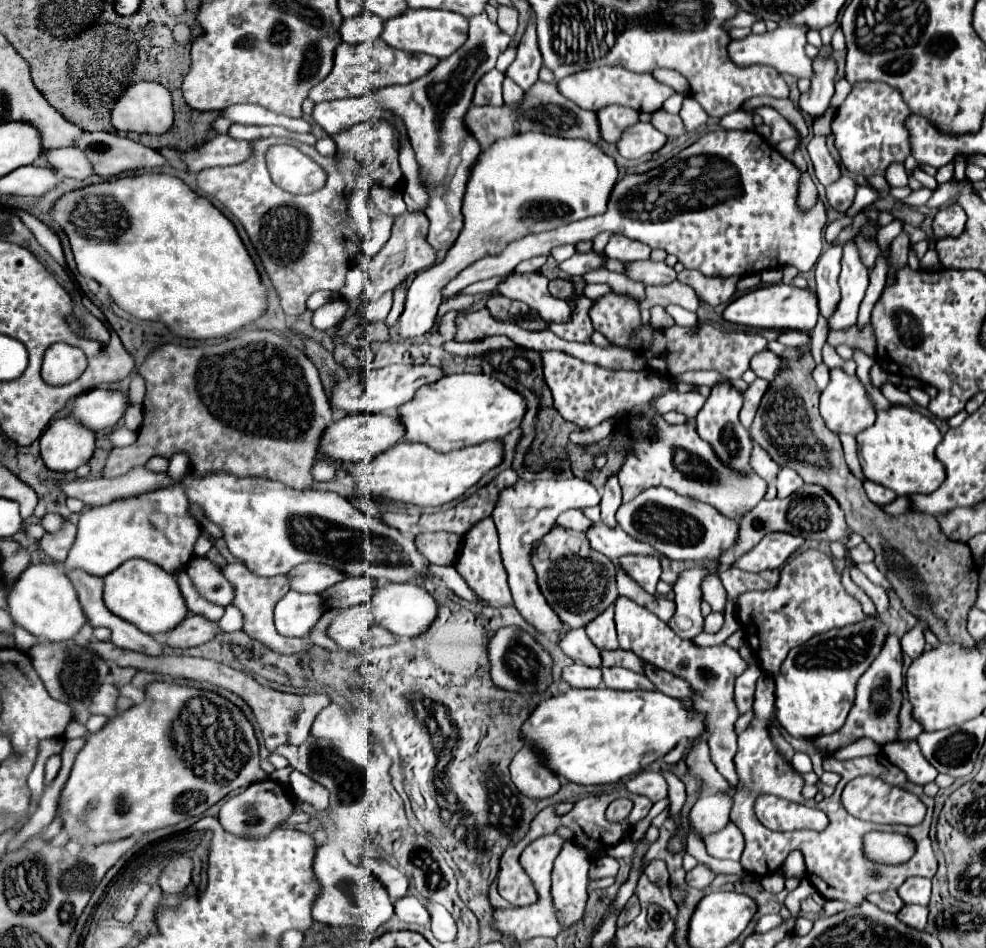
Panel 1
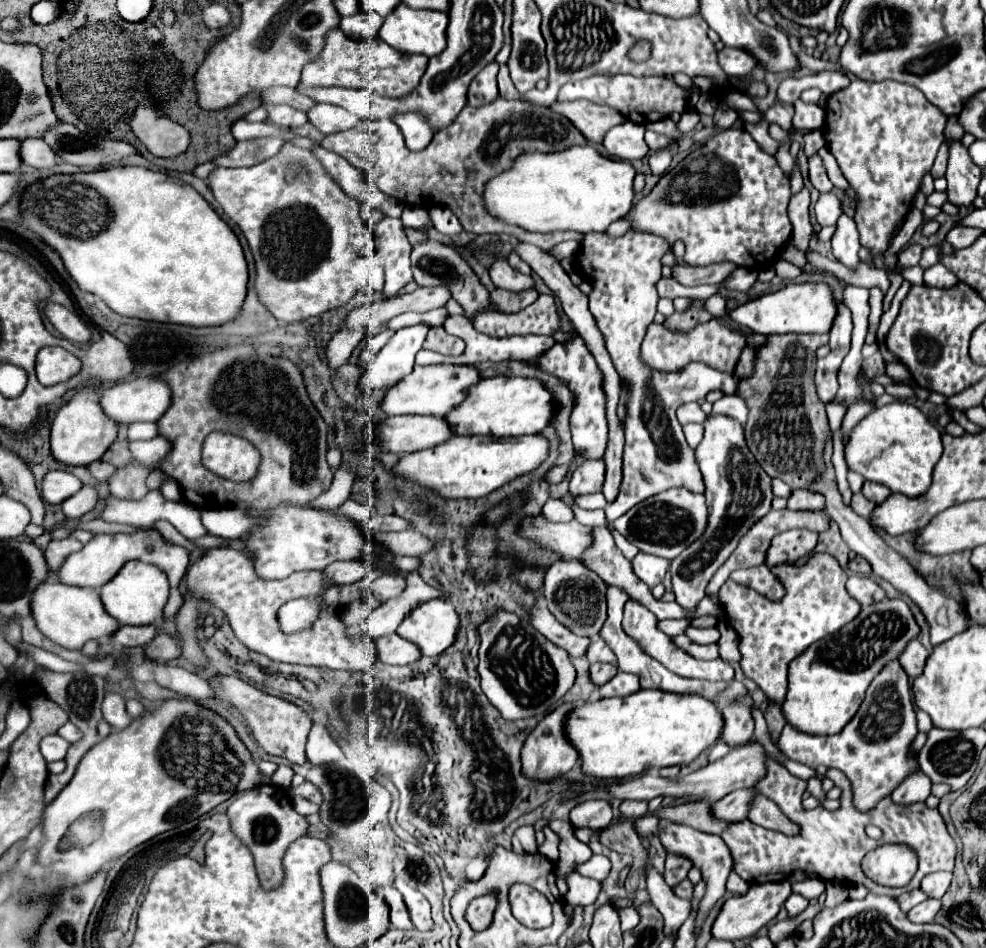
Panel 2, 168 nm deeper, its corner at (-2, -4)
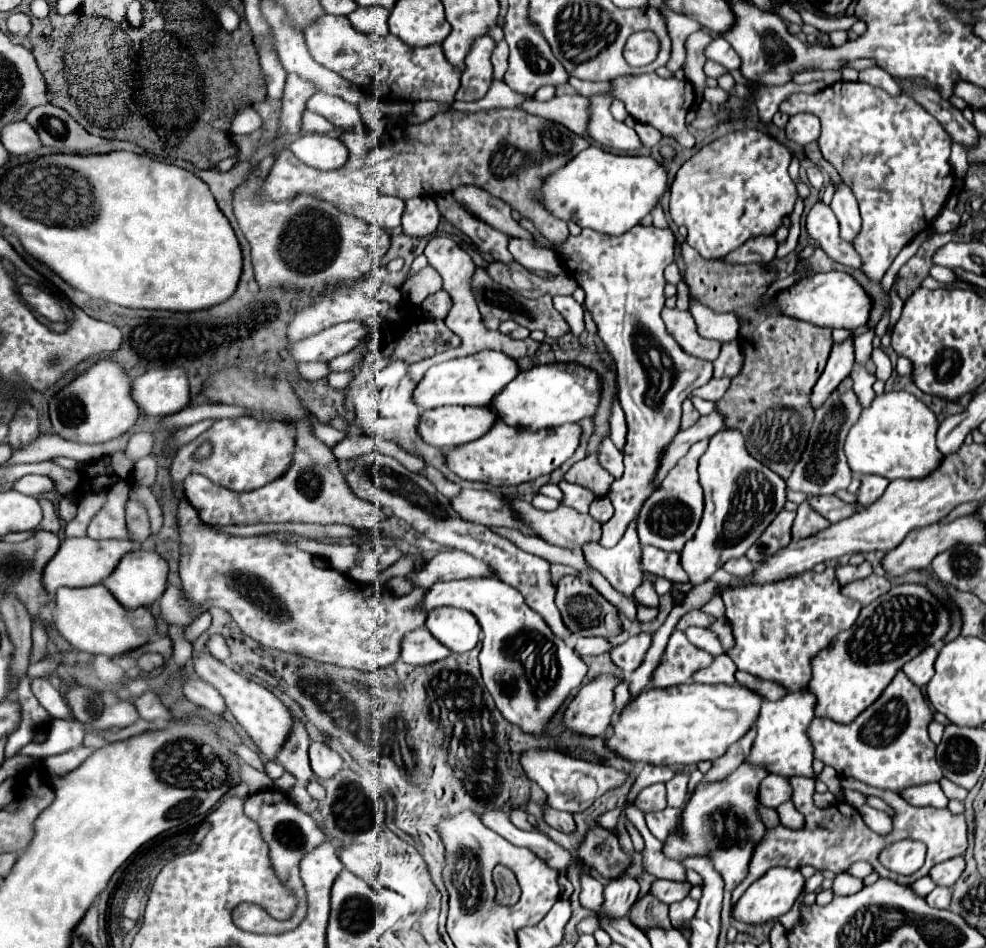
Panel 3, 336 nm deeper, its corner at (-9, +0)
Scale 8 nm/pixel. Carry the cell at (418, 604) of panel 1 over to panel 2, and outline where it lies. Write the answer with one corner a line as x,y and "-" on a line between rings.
427,600
407,614
397,634
419,646
423,656
437,656
455,642
459,618
449,602

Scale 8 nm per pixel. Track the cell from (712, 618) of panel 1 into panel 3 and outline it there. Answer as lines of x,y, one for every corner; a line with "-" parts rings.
688,628
684,634
694,646
702,648
704,652
710,652
712,656
718,656
724,652
720,642
718,642
718,636
706,628

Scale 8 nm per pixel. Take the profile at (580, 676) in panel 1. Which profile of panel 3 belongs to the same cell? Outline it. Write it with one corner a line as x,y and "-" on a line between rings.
640,632
640,634
628,638
624,644
620,644
612,650
612,662
618,668
622,668
624,674
630,674
642,664
650,644
652,644
652,634
650,632

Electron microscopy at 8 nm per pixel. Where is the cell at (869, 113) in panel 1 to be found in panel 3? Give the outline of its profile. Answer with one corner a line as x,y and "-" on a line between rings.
834,82
816,94
792,94
780,104
780,112
798,114
810,112
820,118
822,136
820,152
836,168
842,180
854,190
862,214
862,230
852,240
854,250
862,256
862,270
872,280
880,280
900,250
910,244
920,232
932,226
942,212
954,188
954,170
950,164
950,134
910,96
900,94
892,98
882,88
864,82

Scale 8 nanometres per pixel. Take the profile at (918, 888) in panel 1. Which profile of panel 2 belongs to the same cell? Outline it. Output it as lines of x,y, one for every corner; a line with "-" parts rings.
935,872
921,880
919,890
927,894
927,898
941,898
947,892
949,882
951,882
951,872

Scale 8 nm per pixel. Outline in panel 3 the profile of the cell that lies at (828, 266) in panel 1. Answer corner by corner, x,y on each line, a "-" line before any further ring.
852,338
844,340
842,344
834,344
828,364
822,372
822,376
818,378
814,392
810,396
812,408
818,408
824,404
824,400
830,396
830,392
850,374
854,364
854,346
852,346

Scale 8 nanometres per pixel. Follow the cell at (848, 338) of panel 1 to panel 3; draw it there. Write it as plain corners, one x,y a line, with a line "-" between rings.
686,242
682,244
682,256
686,262
686,280
690,286
690,292
696,300
702,304
714,308
716,312
734,312
740,318
740,334
738,342
744,352
744,364
738,376
732,378
730,390
716,402
716,412
722,412
726,416
726,428
738,428
742,432
746,450
750,456
754,456
758,462
766,464
772,472
776,472
780,478
788,478
792,474
792,468
796,466
800,454
804,452
806,438
810,432
810,422
814,420
814,408
810,406
810,392
822,374
832,338
830,328
820,328
810,322
802,322
798,318
790,318
774,306
774,298
764,298
772,282
776,280
778,270
770,268
768,264
726,264
722,258
718,260
702,260

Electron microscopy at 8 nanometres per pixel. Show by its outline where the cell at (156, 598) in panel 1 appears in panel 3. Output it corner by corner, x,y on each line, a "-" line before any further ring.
132,550
126,556
122,556
122,560
114,568
114,572
110,576
106,576
106,580
102,584
114,594
114,598
122,606
140,608
140,606
150,606
154,600
158,600
162,596
162,592
166,590
166,582
168,582
166,576
168,576
168,564
164,558
160,558
156,552

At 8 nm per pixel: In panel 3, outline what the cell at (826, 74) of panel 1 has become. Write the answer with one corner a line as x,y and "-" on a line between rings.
794,114
790,116
790,120
784,126
786,130
786,138
800,144
800,146
808,146
812,142
818,140
820,136
820,120
814,114

